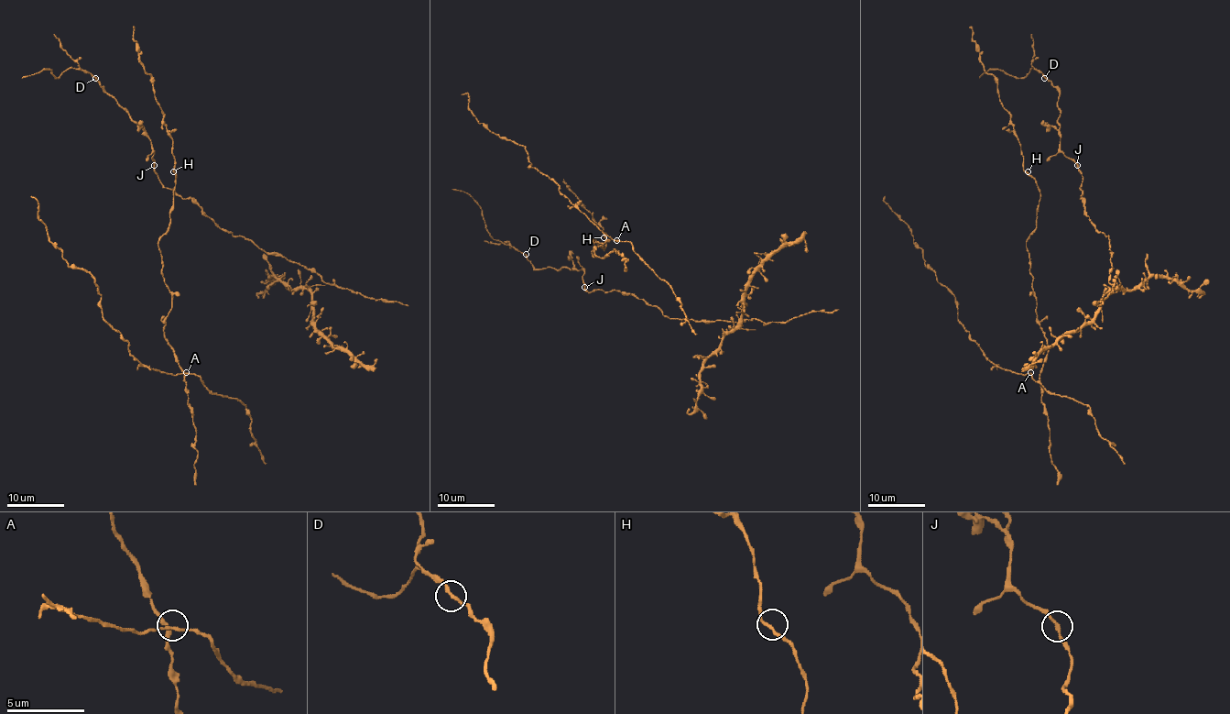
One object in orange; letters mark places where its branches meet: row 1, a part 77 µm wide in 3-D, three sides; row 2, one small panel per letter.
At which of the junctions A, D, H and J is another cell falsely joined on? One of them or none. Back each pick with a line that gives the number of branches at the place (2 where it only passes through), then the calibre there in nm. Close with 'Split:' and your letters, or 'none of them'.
Split: none of them

